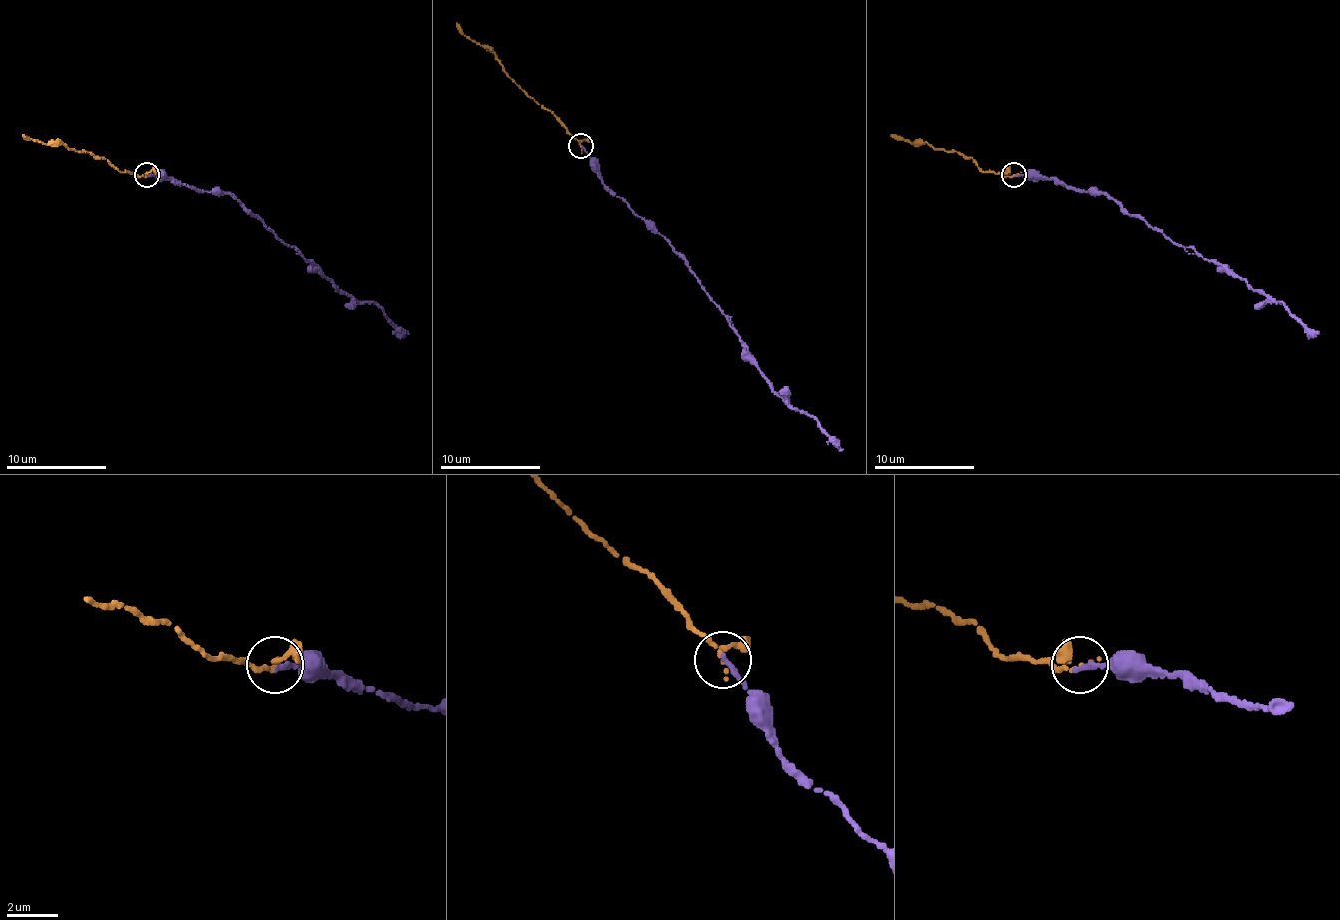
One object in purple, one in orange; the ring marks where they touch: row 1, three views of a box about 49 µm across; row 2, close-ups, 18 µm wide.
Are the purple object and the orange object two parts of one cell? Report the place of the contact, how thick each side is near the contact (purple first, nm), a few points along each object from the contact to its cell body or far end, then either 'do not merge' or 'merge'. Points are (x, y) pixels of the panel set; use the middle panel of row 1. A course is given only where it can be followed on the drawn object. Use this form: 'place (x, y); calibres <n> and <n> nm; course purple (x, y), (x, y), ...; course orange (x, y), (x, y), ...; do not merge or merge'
place (580, 145); calibres 240 and 110 nm; course purple (580, 145), (607, 187), (687, 262), (702, 290), (732, 322), (747, 357), (772, 390), (807, 412), (842, 450); course orange (580, 145), (555, 115), (527, 95), (507, 75), (497, 57), (462, 32), (457, 22); merge

